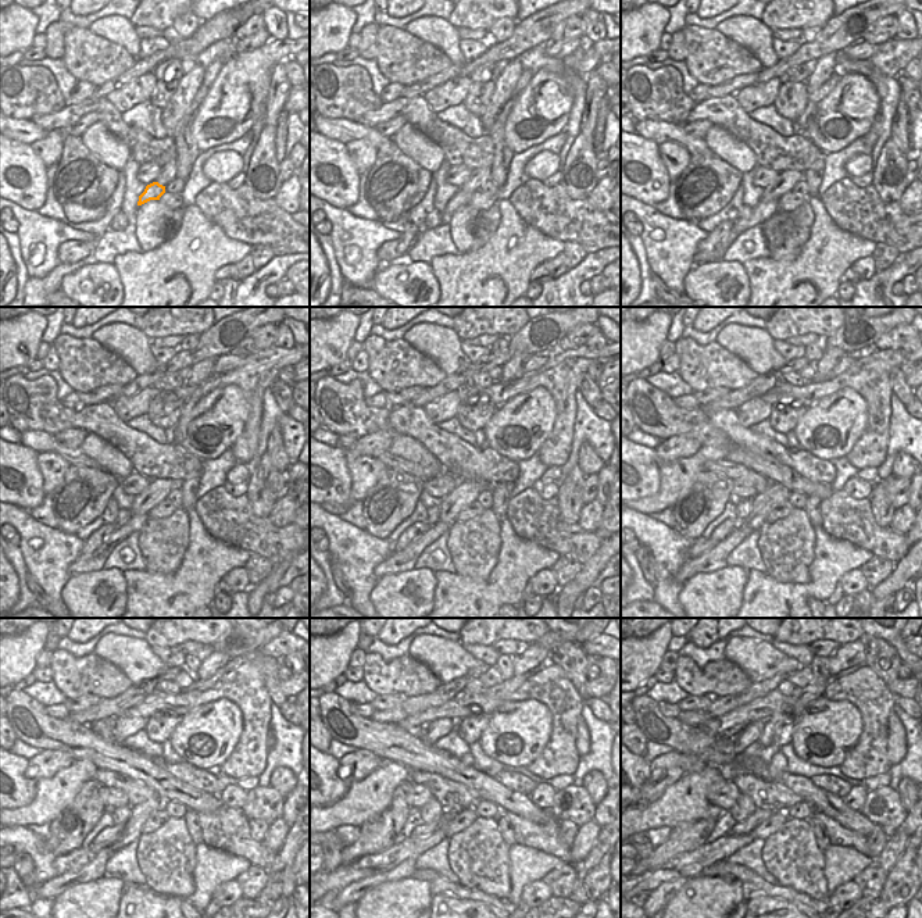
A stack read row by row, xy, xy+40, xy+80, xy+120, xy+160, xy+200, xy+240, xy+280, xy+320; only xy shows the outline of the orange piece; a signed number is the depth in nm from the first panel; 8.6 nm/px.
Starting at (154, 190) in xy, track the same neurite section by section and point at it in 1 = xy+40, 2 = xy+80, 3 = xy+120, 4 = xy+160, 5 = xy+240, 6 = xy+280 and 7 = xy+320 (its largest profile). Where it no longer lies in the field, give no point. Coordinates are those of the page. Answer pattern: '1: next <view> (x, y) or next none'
1: next xy+40 (461, 197)
2: next xy+80 (761, 211)
3: next xy+120 (95, 561)
4: next xy+160 (403, 560)
5: next xy+240 (95, 870)
6: next xy+280 (350, 895)
7: next xy+320 (656, 900)

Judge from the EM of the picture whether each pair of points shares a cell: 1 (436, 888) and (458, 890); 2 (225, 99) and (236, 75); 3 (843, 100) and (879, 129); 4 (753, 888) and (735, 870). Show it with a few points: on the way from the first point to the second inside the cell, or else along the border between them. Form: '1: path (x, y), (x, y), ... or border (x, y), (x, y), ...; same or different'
1: path (442, 888), (453, 890); same
2: path (231, 93), (236, 88), (236, 81); same
3: border (878, 92), (879, 111), (871, 128), (847, 145); different
4: path (749, 883), (739, 874); same

